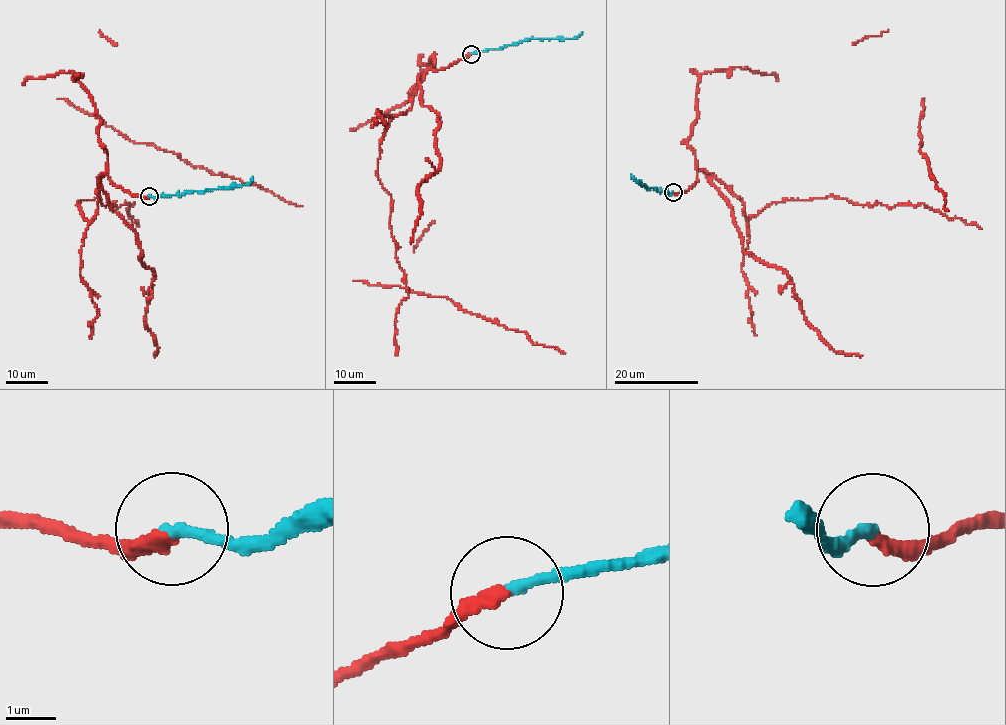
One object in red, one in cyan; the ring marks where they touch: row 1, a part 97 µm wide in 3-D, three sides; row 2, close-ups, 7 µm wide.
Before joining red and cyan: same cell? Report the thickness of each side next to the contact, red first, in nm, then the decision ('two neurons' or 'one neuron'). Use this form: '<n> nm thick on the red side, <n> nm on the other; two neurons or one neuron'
240 nm thick on the red side, 240 nm on the other; one neuron

